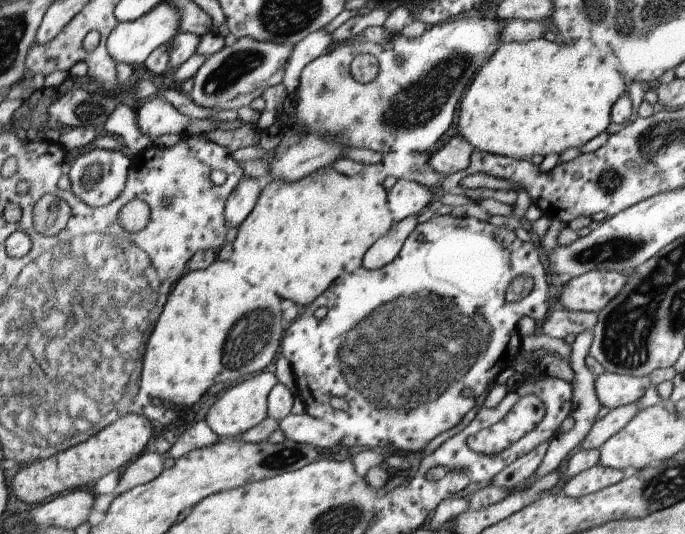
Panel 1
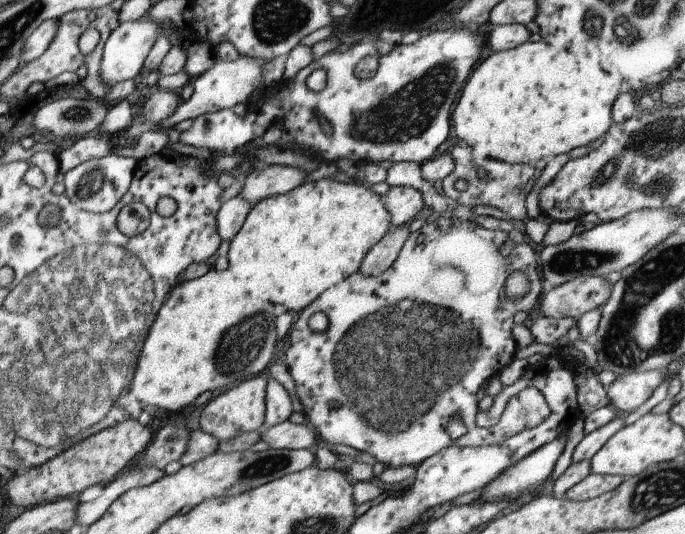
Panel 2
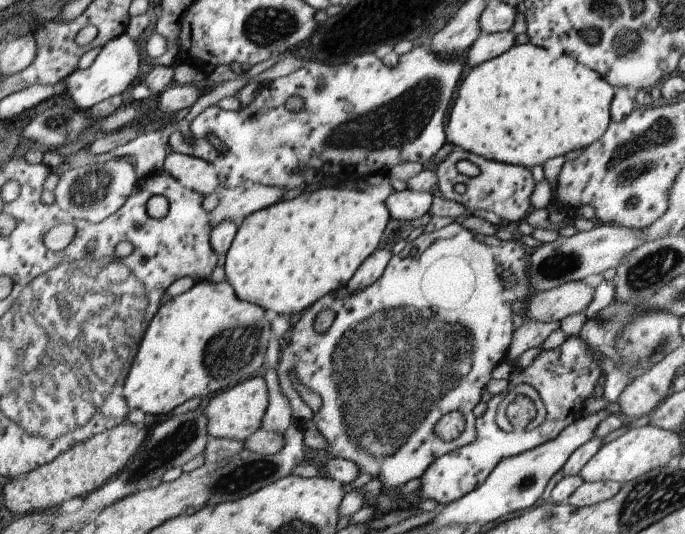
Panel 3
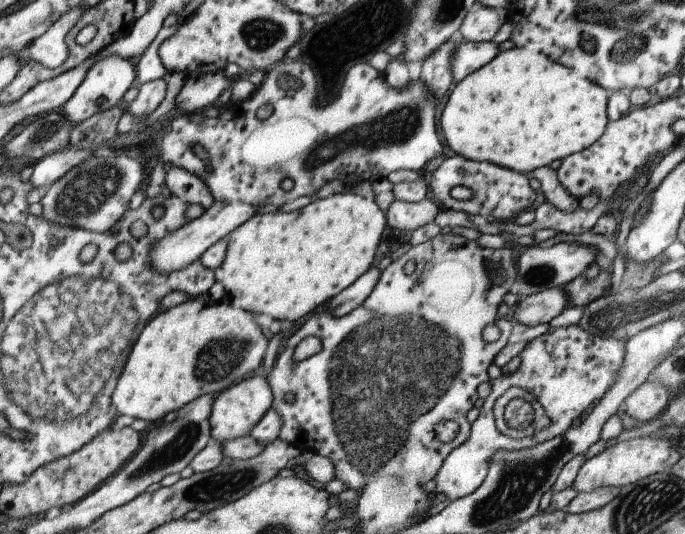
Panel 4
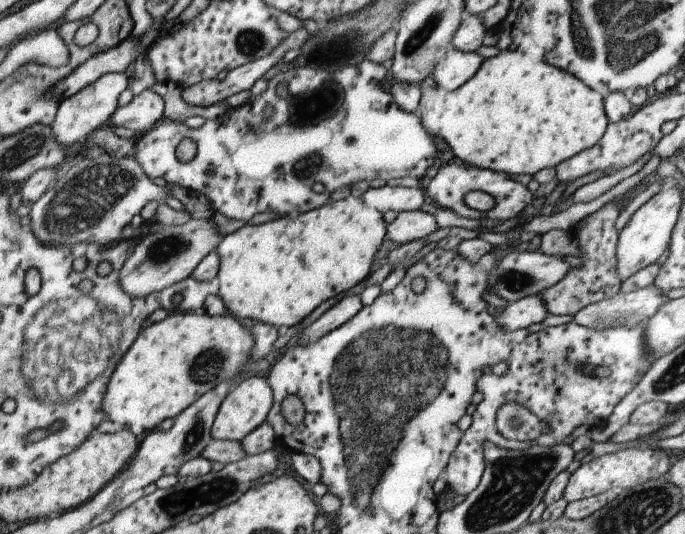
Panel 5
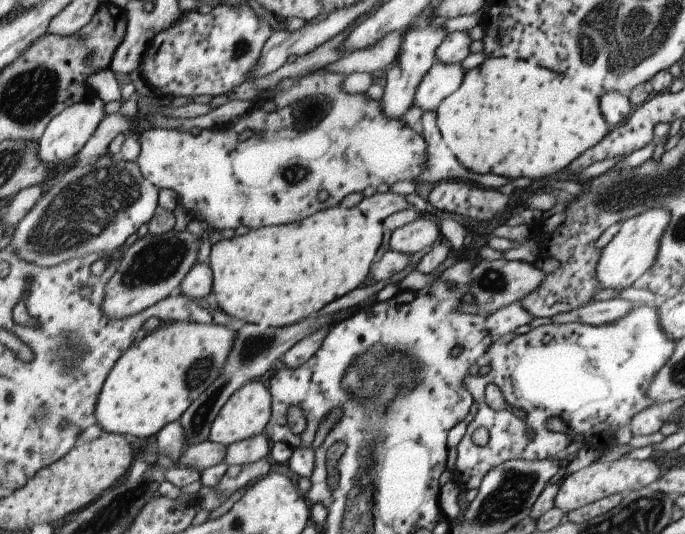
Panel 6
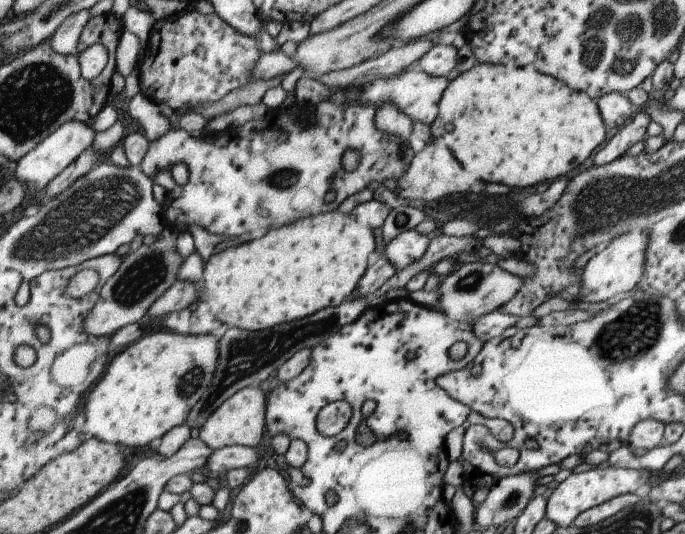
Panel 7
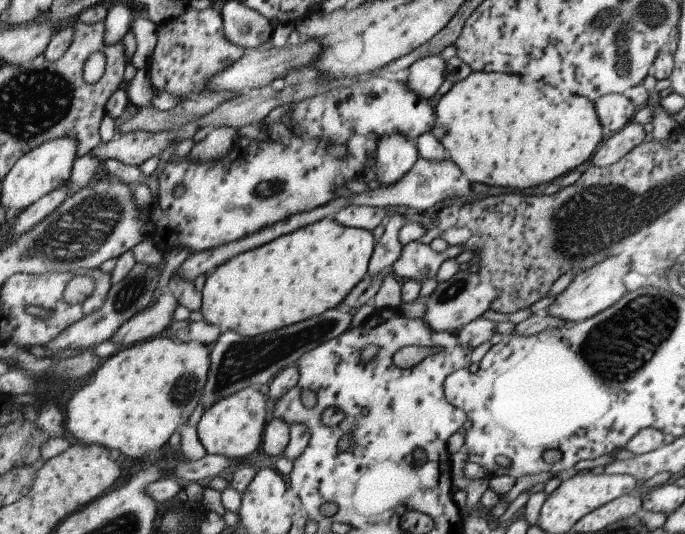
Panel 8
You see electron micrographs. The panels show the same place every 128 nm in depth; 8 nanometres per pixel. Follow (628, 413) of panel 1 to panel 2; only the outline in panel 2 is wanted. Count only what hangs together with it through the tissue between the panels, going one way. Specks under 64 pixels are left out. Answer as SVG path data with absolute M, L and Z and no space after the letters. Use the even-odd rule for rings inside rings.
M613 416L613 420L609 420L607 424L600 426L589 434L584 434L583 438L575 445L571 454L571 462L583 462L590 458L607 442L610 436L621 430L624 426L623 417Z

